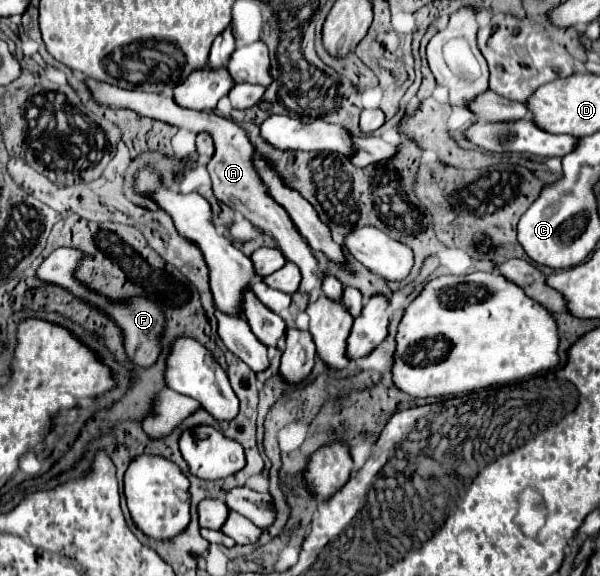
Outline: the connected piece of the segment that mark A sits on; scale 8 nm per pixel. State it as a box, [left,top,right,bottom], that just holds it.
[86,79,328,299]

